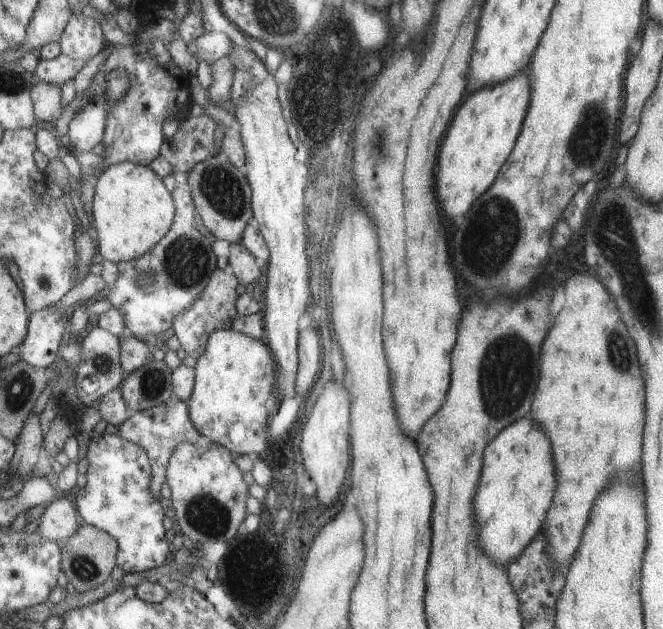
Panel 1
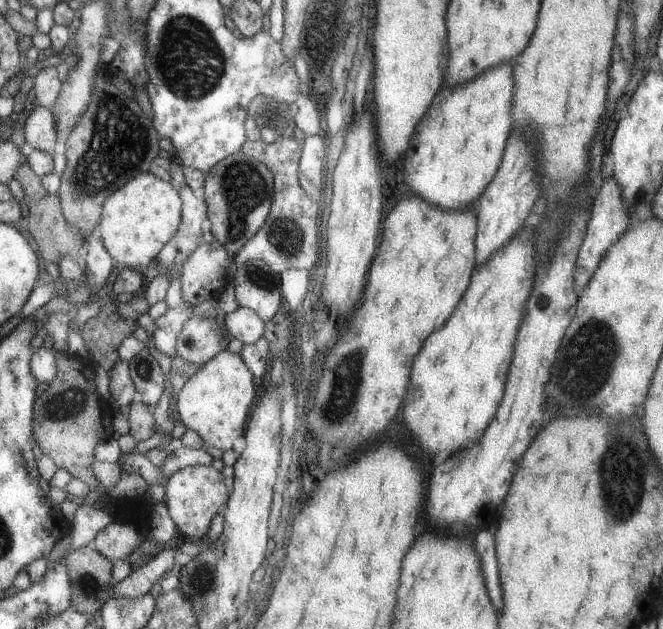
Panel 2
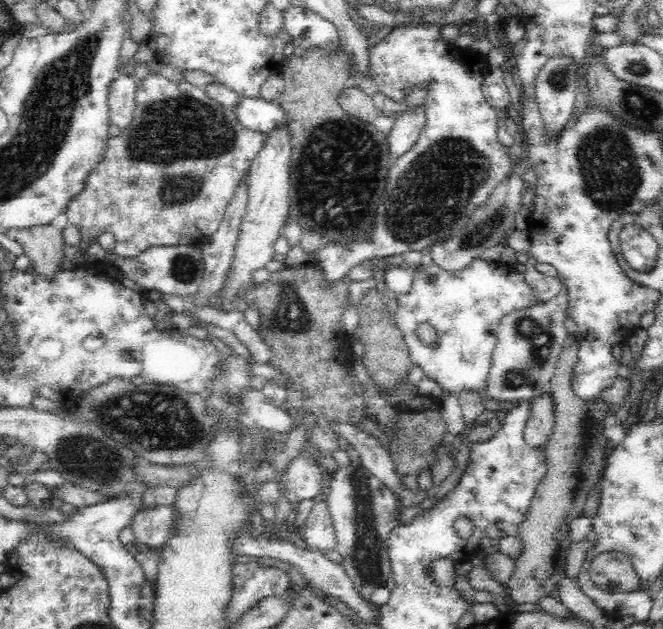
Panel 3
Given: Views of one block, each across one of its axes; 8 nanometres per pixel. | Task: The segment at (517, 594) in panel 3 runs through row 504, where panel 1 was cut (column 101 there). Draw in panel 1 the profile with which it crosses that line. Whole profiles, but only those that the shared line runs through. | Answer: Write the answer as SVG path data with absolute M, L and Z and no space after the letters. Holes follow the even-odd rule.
M85 523L64 541L62 550L62 572L77 592L94 589L109 576L116 566L118 550L116 540L106 532Z

